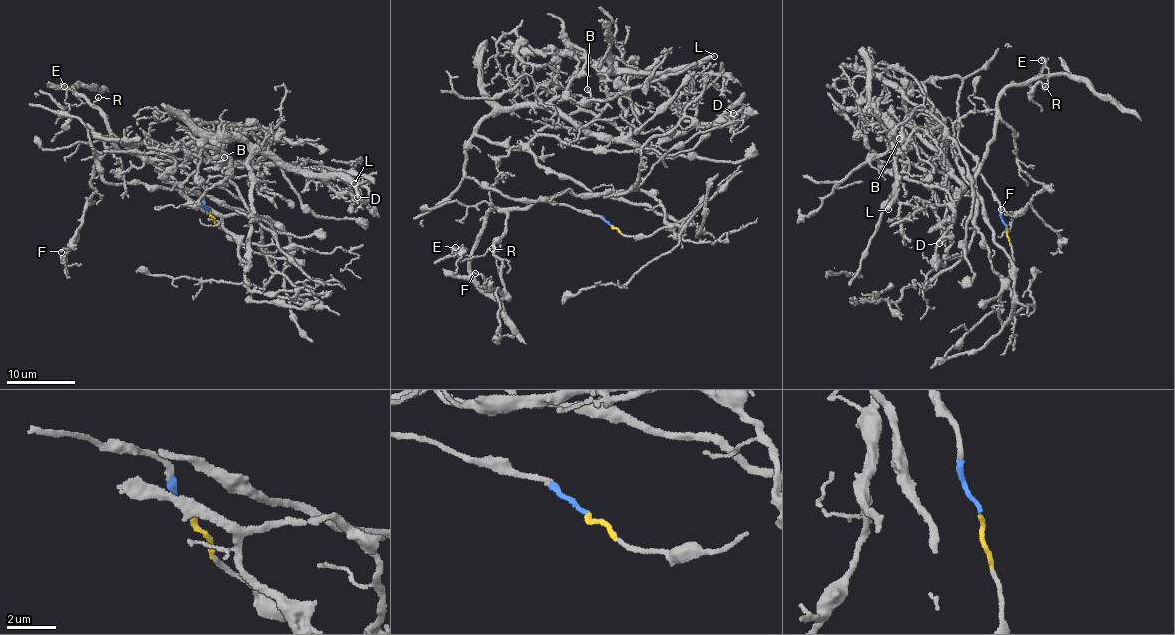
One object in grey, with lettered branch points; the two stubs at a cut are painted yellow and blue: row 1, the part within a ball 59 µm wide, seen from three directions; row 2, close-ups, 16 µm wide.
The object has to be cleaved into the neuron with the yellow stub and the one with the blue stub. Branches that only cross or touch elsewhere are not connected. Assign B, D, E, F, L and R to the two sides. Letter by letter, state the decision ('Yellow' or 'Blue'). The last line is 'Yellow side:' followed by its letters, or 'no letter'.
B: Blue
D: Blue
E: Yellow
F: Yellow
L: Blue
R: Yellow
Yellow side: E, F, R

